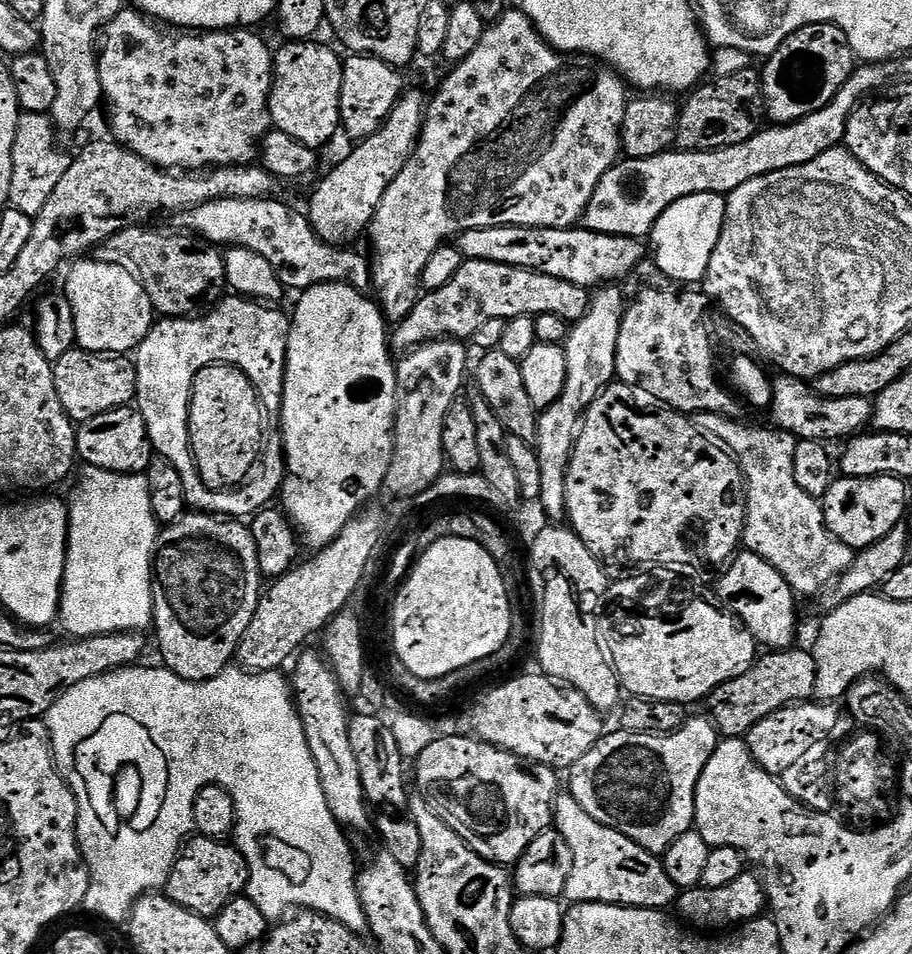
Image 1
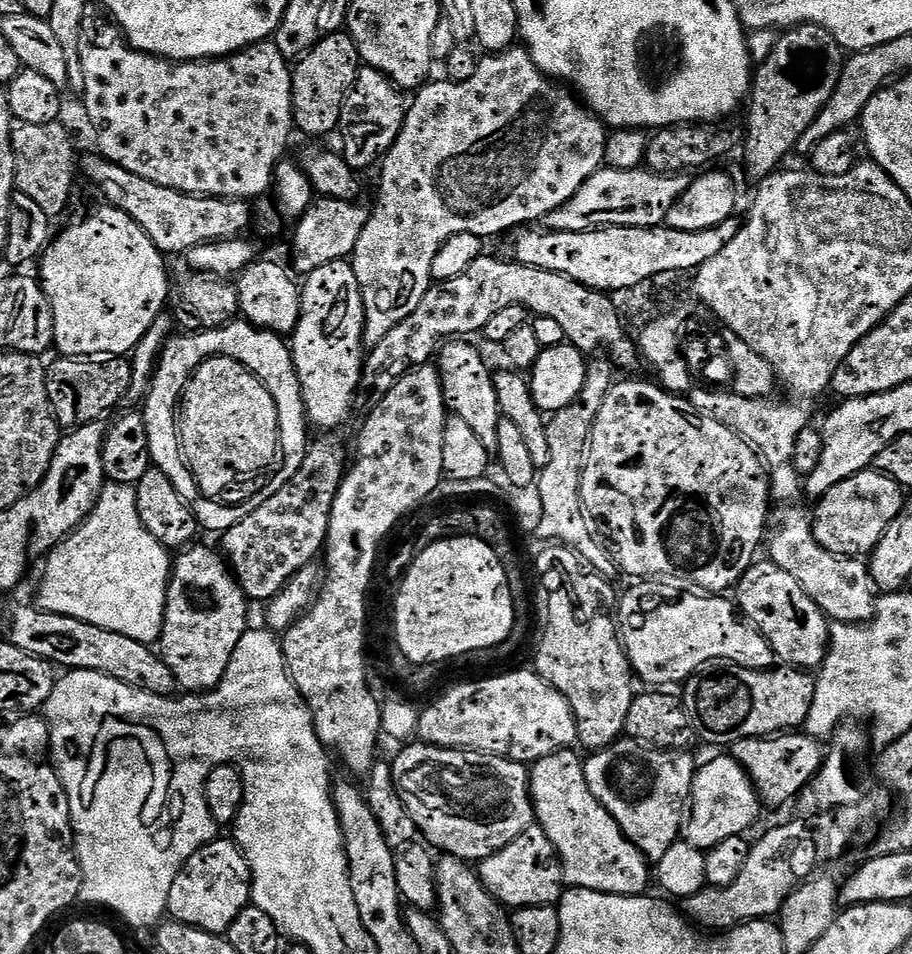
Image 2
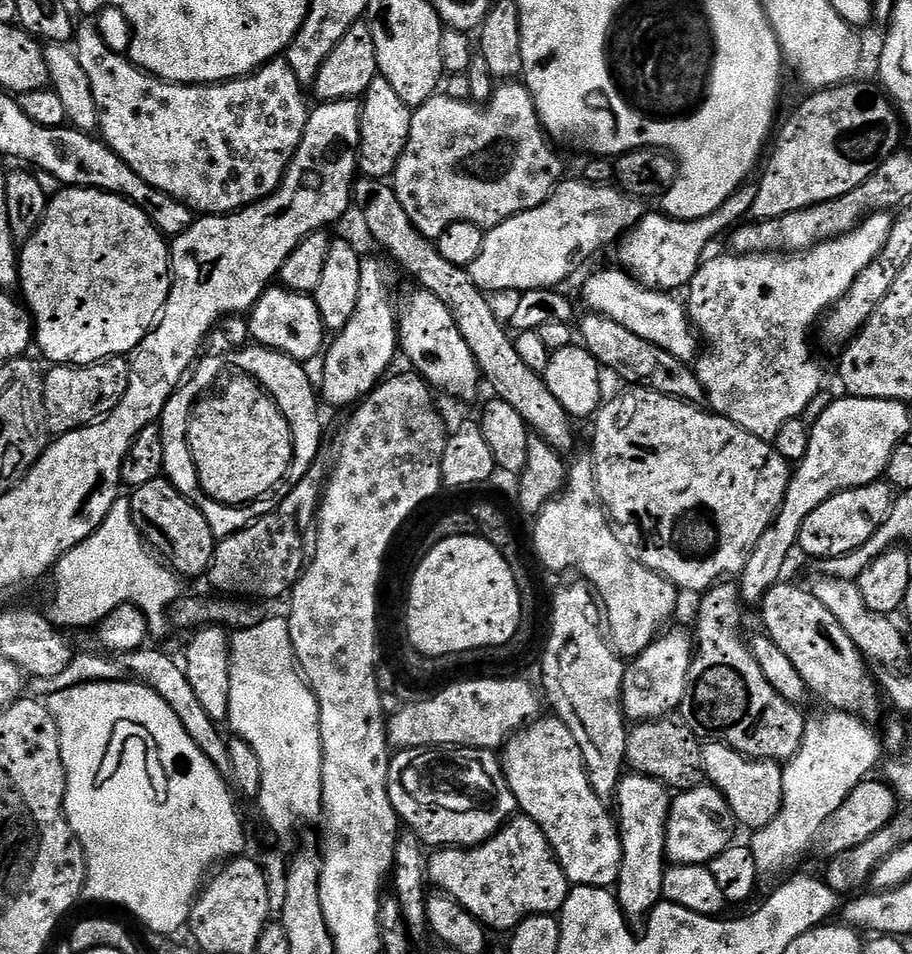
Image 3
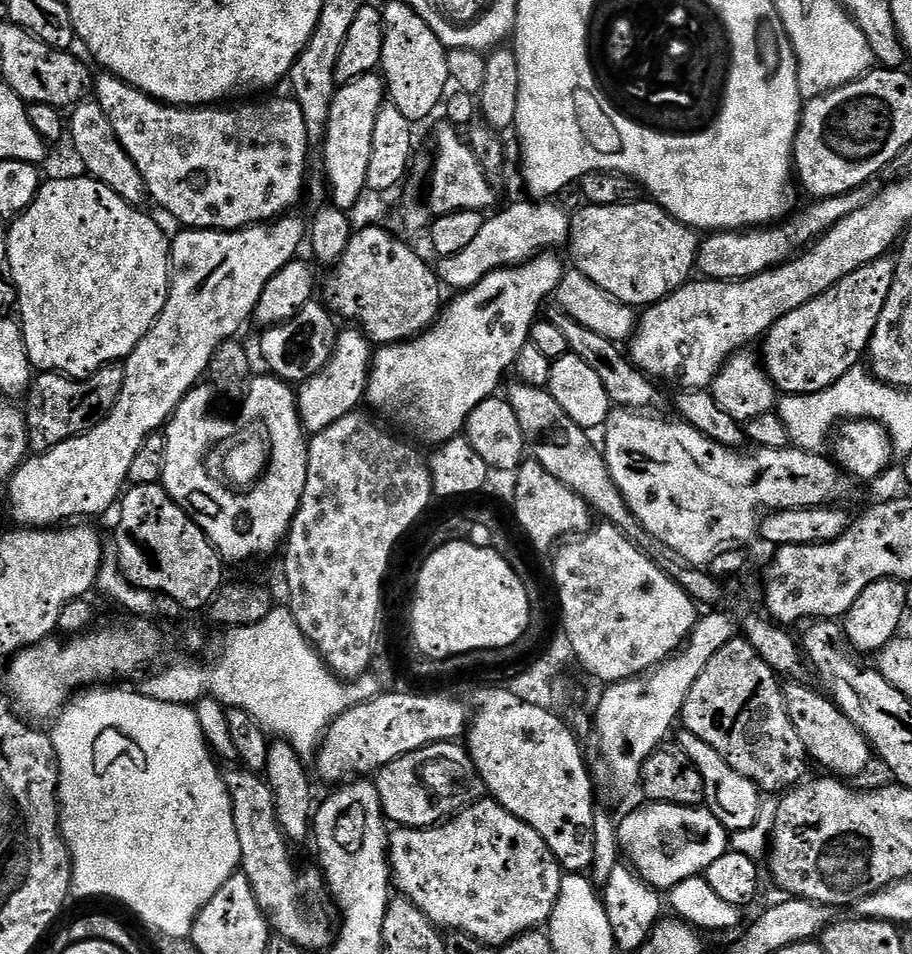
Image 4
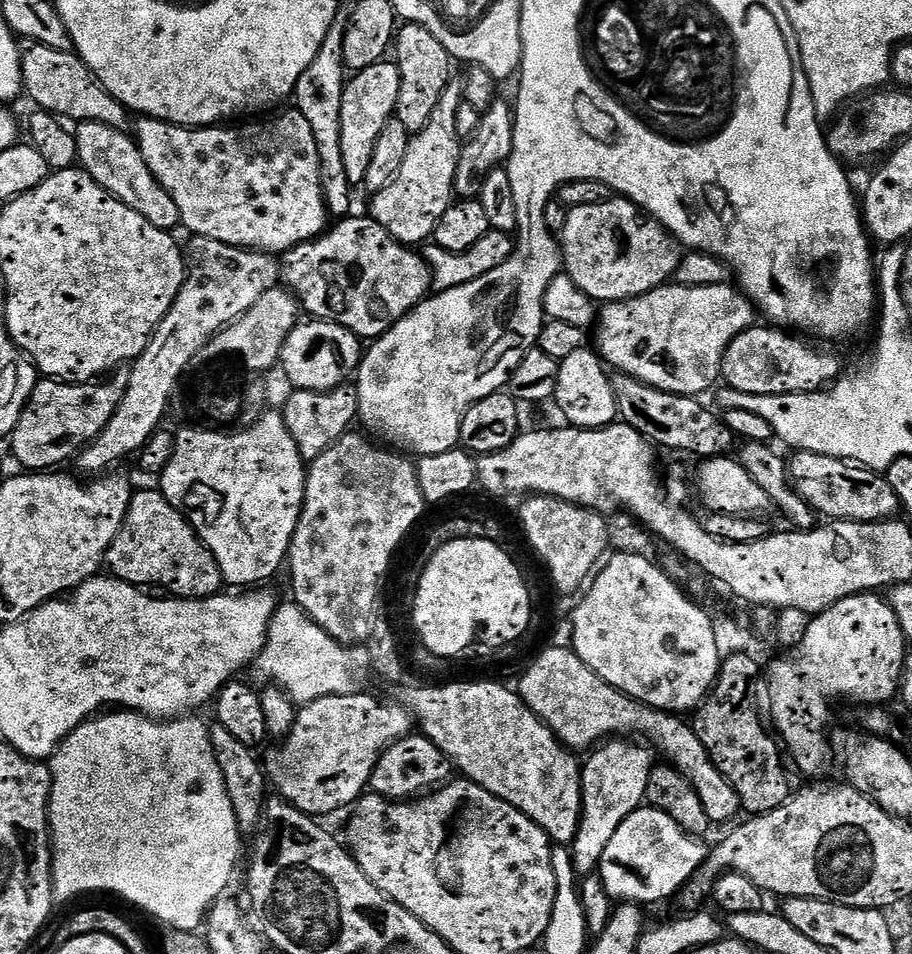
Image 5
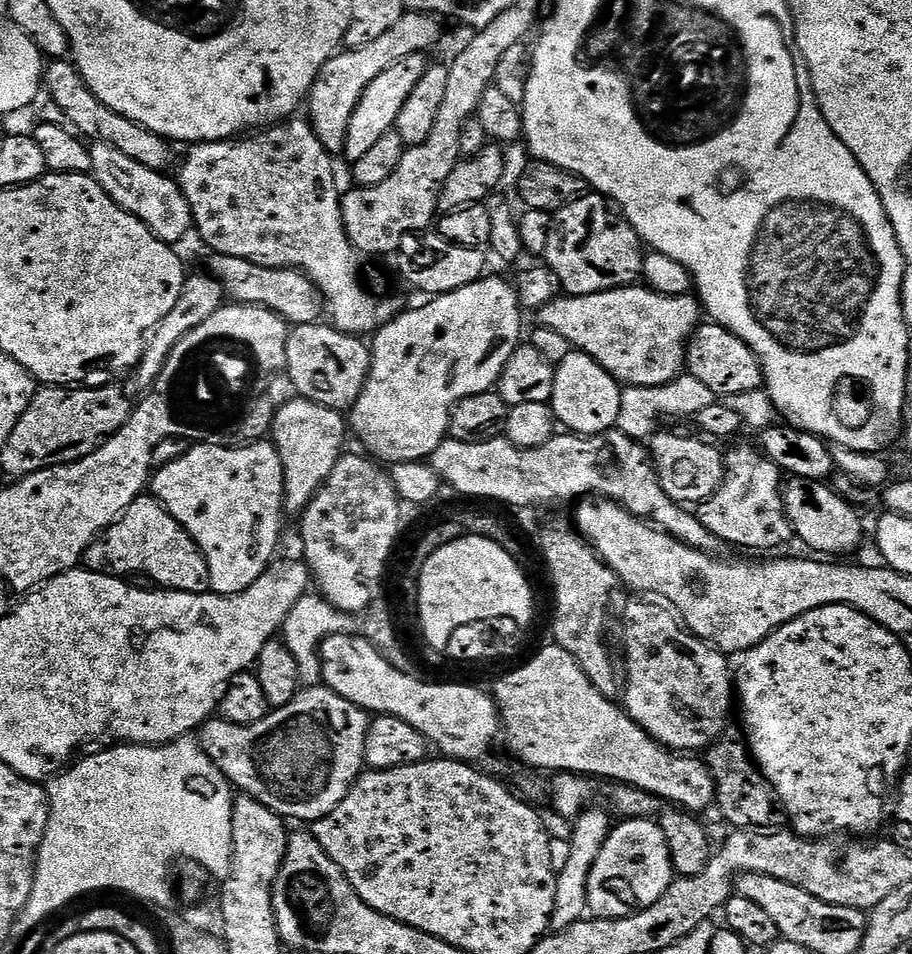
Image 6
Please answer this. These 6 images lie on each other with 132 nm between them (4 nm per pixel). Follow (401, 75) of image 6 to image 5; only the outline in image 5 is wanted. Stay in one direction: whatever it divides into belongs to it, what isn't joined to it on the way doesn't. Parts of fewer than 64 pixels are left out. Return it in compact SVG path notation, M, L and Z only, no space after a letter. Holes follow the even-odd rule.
M385 58L366 70L355 73L345 83L342 94L342 162L346 162L346 178L353 186L363 185L366 170L370 167L370 158L374 154L374 145L382 126L396 114L398 90L400 89L400 71L391 59Z

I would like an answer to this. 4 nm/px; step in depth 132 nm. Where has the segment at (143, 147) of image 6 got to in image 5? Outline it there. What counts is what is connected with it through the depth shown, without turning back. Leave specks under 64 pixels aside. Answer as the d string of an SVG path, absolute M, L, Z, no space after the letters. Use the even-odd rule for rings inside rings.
M28 42L20 49L20 66L23 91L26 96L28 92L37 109L50 112L68 122L102 122L119 132L129 131L128 109L122 102L118 102L118 98L114 98L114 94L110 94L110 90L102 86L102 82L98 82L98 78L75 51L63 52Z

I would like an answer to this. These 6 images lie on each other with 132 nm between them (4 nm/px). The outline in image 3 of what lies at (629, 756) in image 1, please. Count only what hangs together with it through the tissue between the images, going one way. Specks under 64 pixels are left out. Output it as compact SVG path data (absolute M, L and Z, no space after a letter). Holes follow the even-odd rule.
M625 774L620 779L614 801L622 842L620 877L614 885L616 903L629 925L643 925L657 904L664 900L662 882L666 871L666 826L670 807L670 789L649 776Z

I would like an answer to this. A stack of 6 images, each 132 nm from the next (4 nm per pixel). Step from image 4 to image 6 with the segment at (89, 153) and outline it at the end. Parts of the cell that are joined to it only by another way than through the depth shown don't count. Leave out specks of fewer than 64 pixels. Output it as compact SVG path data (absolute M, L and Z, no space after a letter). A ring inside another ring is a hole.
M96 142L91 145L91 149L92 179L98 181L106 194L110 194L115 204L143 222L159 240L176 246L187 232L193 231L190 202L186 202L179 183L173 177L171 180L171 175L150 170L134 162L134 158L126 158L126 154L114 150L114 146L109 144Z

